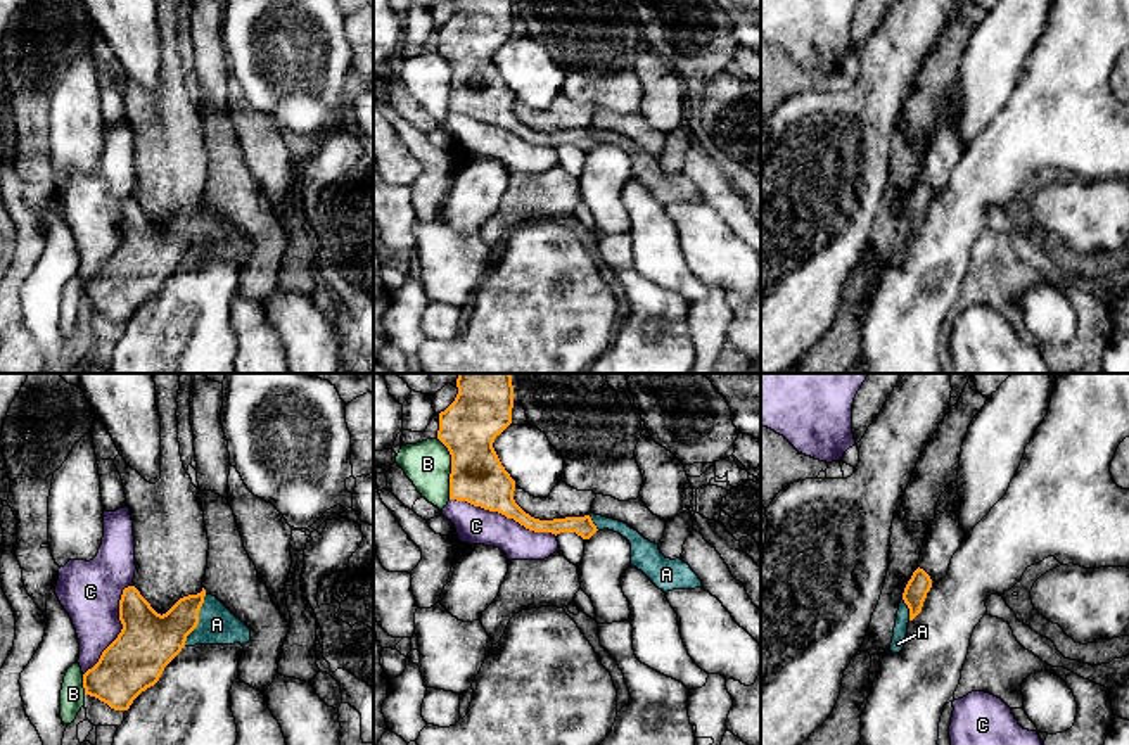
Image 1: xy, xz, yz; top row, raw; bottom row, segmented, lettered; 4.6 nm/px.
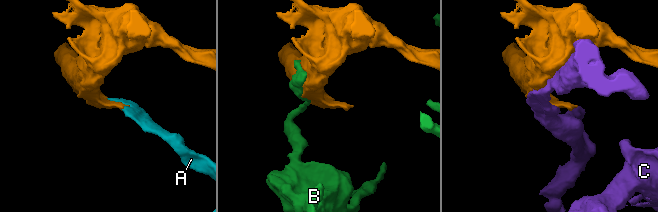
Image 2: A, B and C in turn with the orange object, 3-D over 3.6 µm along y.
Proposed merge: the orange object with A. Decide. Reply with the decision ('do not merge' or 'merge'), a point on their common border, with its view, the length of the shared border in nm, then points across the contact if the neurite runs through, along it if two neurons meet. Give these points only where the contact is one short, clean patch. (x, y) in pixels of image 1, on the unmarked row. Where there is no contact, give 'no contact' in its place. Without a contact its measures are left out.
merge | xy (197, 234) | 260 nm

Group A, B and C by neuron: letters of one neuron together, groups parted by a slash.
A / B / C

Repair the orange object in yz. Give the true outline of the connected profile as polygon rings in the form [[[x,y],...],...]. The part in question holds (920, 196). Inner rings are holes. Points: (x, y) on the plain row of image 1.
[[[918,180],[904,201],[889,264],[899,266],[904,261],[908,235],[913,233],[922,225],[923,214],[930,201],[932,201],[930,188]]]

